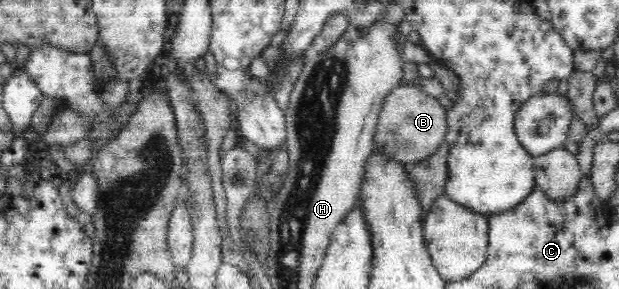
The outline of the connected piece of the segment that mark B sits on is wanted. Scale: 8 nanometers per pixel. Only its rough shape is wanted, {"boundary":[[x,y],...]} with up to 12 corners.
{"boundary":[[416,85],[385,97],[373,149],[412,166],[444,143],[447,112]]}

